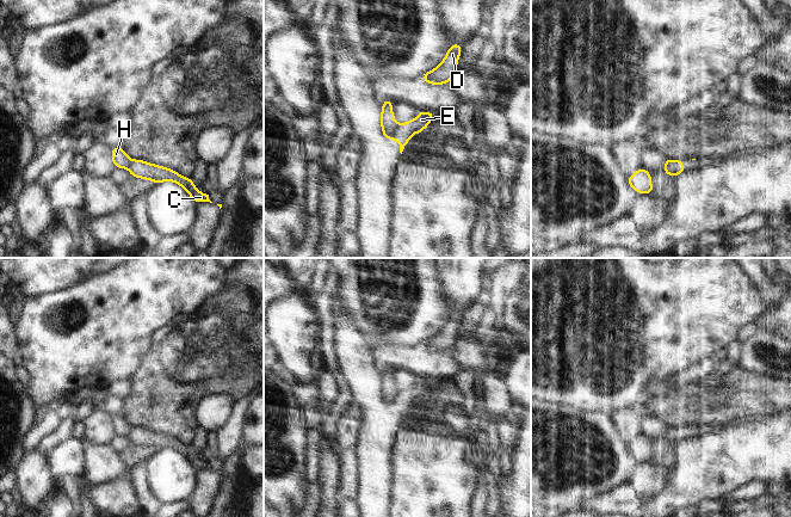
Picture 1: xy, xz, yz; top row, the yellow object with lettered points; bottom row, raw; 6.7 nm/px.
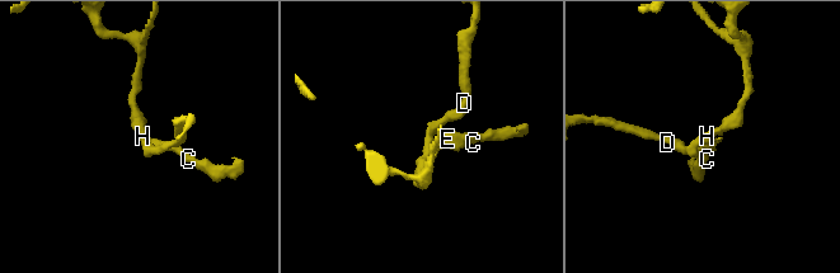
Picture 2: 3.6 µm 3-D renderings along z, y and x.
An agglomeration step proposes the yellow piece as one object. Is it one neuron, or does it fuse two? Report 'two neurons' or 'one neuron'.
two neurons

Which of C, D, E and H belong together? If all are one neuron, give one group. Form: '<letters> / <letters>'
C E / D H

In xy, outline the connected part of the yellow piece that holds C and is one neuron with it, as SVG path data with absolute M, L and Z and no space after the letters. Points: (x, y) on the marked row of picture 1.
M141 159L131 160L128 168L132 178L152 180L155 185L163 181L172 181L183 187L194 203L210 202L209 195L199 191L192 178L186 178L172 168L150 164Z

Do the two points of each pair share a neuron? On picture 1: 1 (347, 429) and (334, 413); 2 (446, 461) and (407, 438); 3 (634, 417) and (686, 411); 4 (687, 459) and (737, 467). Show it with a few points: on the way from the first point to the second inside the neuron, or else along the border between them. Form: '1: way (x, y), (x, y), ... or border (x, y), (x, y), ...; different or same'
1: border (353, 401), (335, 423), (337, 447); different
2: way (437, 461), (430, 461), (416, 448); same
3: border (641, 410), (644, 414); different
4: way (699, 461), (725, 462); same

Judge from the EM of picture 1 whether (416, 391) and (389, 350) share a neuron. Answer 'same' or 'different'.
different

